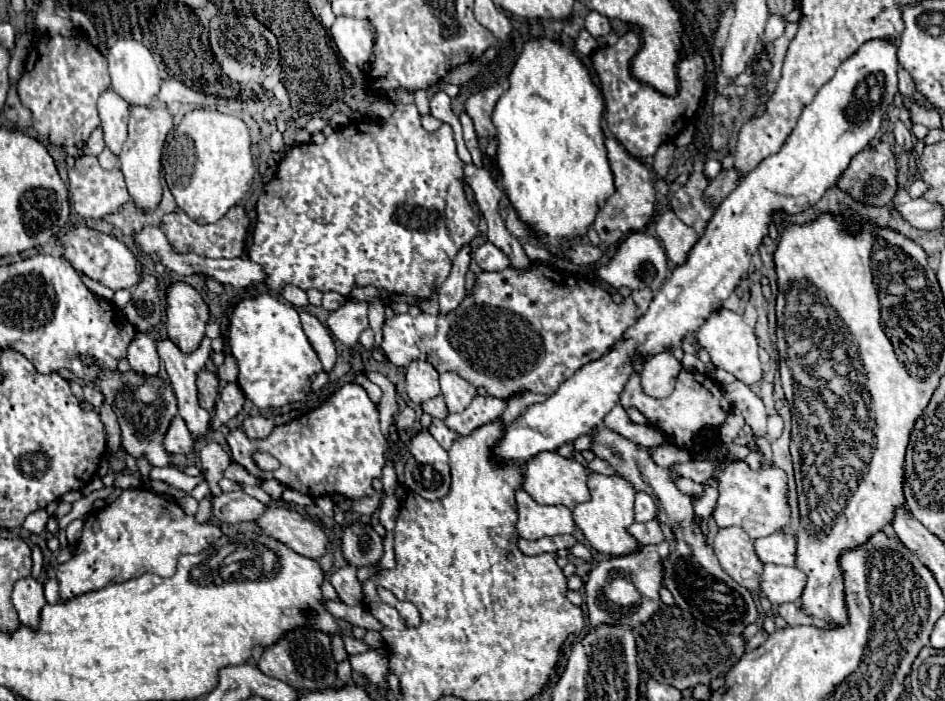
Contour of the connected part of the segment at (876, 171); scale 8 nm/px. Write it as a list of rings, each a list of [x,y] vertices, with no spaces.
[[[880,142],[876,146],[868,146],[862,152],[858,152],[850,166],[846,168],[846,172],[840,176],[840,180],[836,182],[836,188],[840,188],[842,192],[846,192],[852,200],[862,202],[866,206],[888,206],[898,190],[898,182],[896,182],[896,160],[894,154],[890,150],[890,146],[886,142]]]

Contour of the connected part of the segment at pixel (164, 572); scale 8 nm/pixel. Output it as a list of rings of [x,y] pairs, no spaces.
[[[134,488],[134,490],[122,490],[122,494],[108,504],[106,508],[92,512],[84,520],[84,530],[82,538],[72,554],[72,558],[64,564],[58,566],[56,578],[60,584],[60,596],[62,598],[74,598],[78,594],[90,592],[90,590],[100,590],[102,586],[108,584],[120,584],[132,578],[138,578],[146,572],[158,574],[162,578],[168,578],[176,570],[176,558],[180,554],[200,554],[206,550],[210,544],[214,544],[222,536],[222,530],[214,524],[196,524],[194,516],[184,514],[184,510],[170,500],[160,498],[158,494],[150,492],[148,488]]]

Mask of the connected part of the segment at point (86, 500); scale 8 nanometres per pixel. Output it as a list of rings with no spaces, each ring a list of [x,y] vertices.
[[[104,487],[101,490],[94,491],[88,496],[83,496],[80,500],[72,504],[71,511],[58,520],[60,529],[66,529],[75,519],[85,519],[92,510],[95,500],[105,500],[114,490],[114,487]]]

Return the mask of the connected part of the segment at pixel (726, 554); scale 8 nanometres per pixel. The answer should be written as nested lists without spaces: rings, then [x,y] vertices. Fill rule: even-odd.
[[[736,526],[722,528],[712,544],[720,566],[746,590],[758,592],[764,564],[754,552],[750,536]]]

